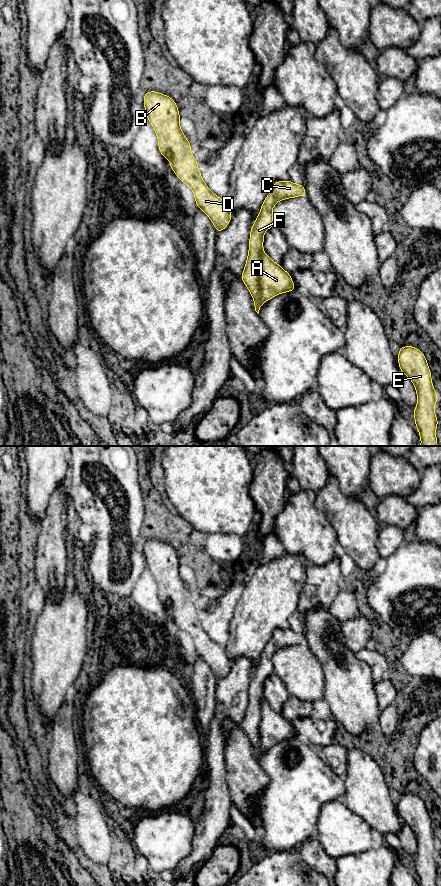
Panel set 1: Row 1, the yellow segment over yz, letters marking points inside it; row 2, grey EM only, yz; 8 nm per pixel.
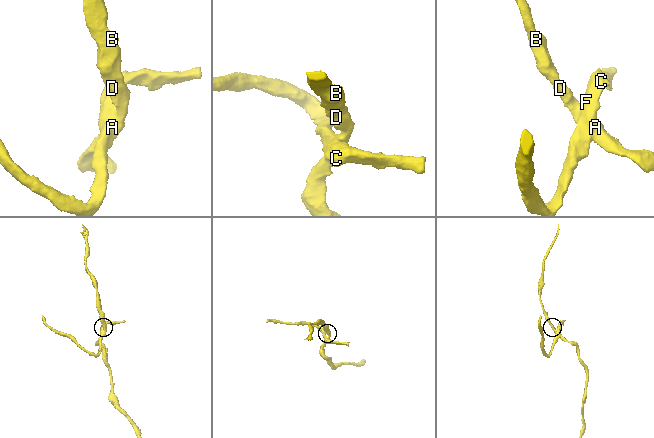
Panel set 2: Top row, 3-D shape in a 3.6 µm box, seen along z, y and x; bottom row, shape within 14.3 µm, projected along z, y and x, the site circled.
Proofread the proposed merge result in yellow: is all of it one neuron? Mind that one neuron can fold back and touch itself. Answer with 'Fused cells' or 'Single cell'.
Fused cells

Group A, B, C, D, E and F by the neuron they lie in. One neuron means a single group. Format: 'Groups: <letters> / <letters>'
Groups: A B D E / C F

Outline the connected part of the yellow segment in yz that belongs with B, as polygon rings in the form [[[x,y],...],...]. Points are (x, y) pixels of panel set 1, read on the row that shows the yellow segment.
[[[150,91],[144,93],[143,105],[147,113],[147,120],[157,135],[161,155],[170,162],[170,168],[179,180],[191,188],[197,207],[207,214],[216,231],[223,231],[229,225],[233,214],[230,212],[226,201],[214,194],[204,182],[198,169],[198,162],[191,152],[191,144],[180,127],[181,116],[176,102],[170,96],[157,91]]]

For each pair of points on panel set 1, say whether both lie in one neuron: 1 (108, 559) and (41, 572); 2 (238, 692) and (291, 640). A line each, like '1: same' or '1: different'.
1: different
2: same

